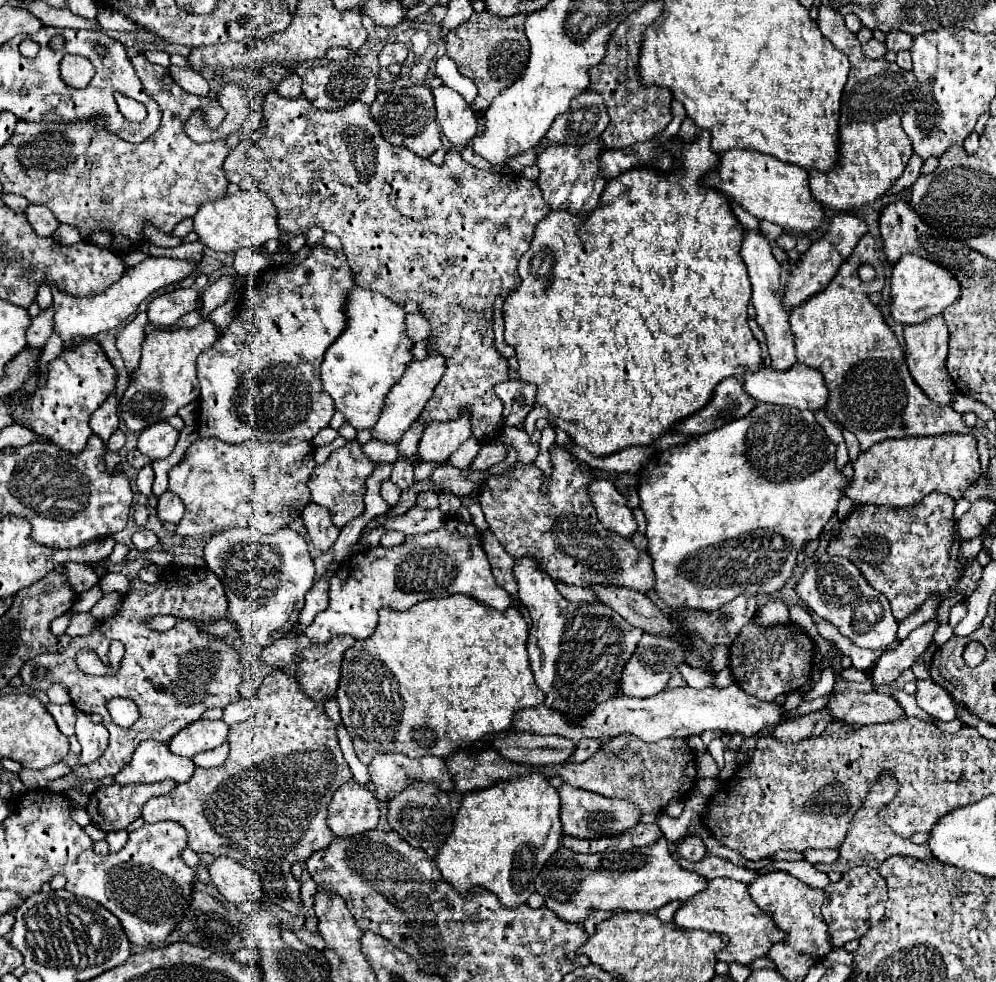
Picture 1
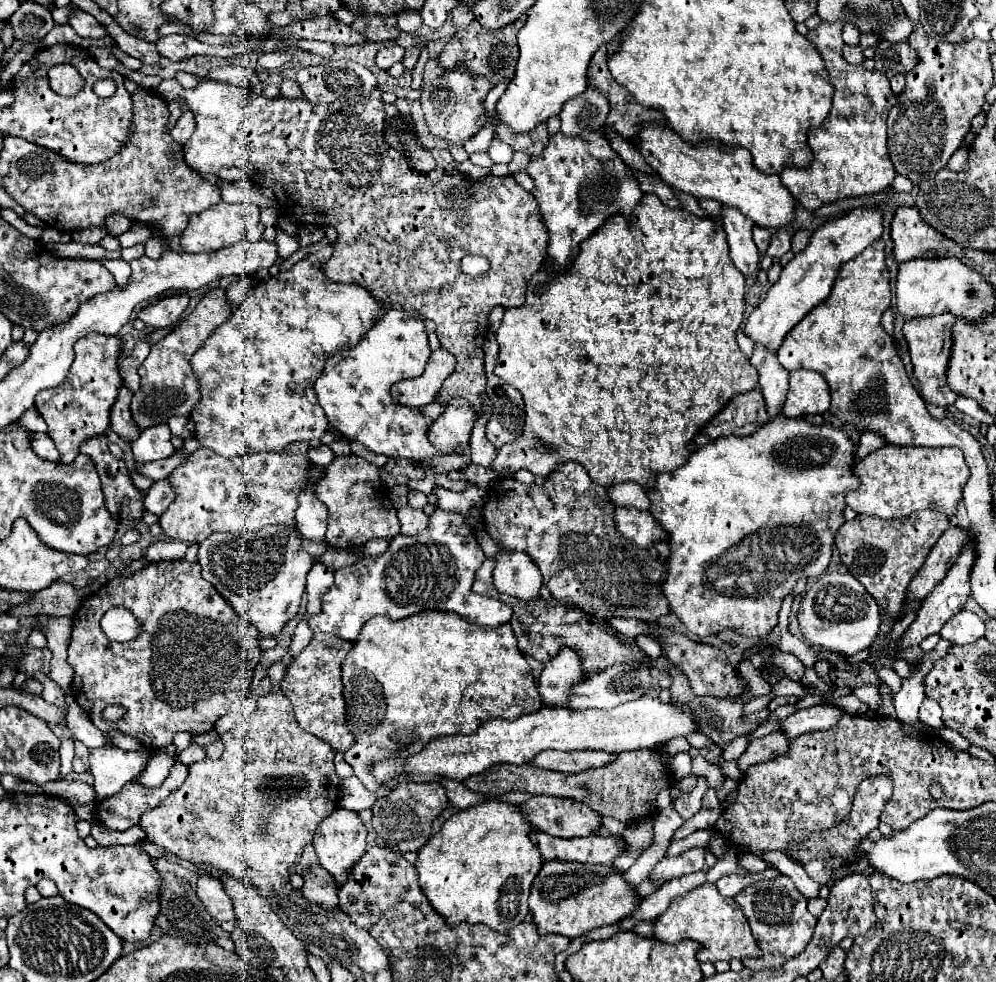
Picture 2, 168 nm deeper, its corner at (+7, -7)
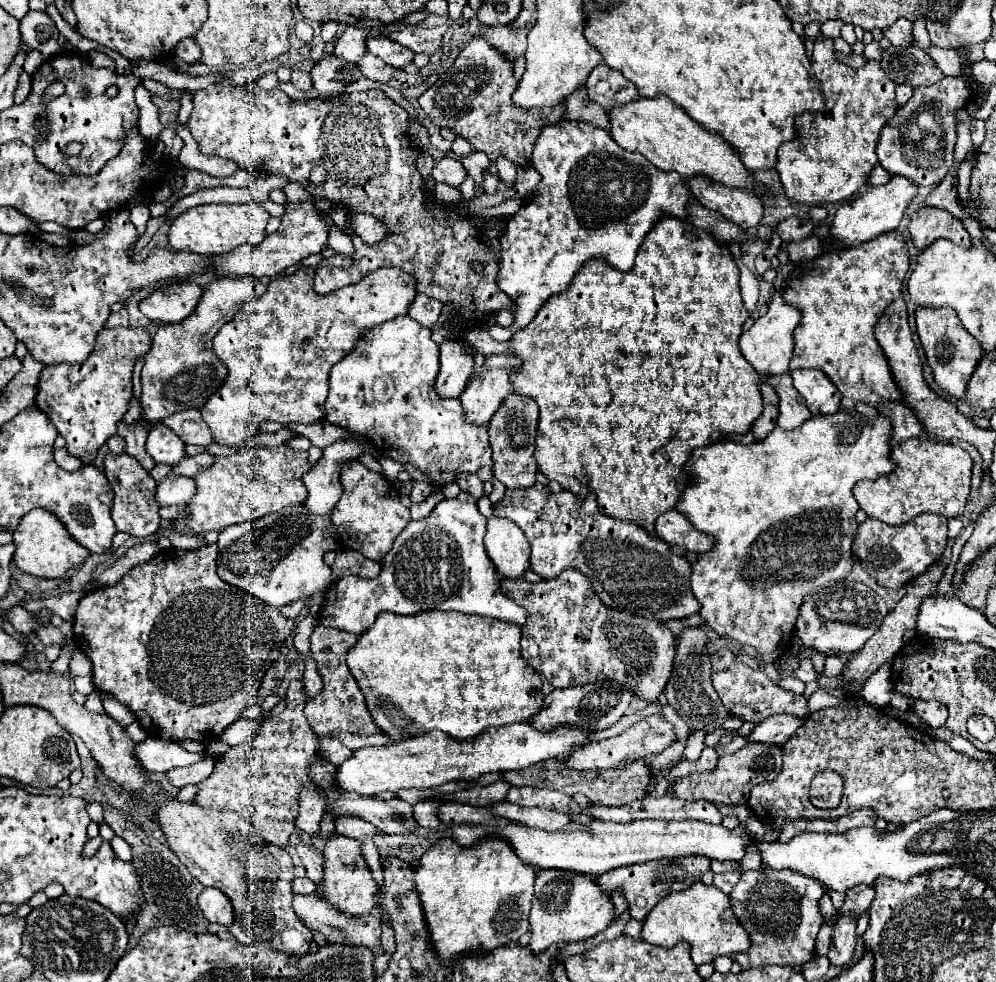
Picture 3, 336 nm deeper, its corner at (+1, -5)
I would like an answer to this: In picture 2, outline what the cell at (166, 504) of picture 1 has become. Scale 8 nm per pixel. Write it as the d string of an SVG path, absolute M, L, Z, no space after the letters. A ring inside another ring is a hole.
M162 479L150 487L150 491L146 493L144 505L150 513L162 515L168 509L168 505L174 501L174 497L176 497L176 491L174 491L172 483L168 479Z

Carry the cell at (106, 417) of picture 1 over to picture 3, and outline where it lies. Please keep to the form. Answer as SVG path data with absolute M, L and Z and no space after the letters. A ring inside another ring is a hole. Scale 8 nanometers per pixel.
M108 453L104 457L104 471L106 477L114 489L114 503L112 503L112 519L116 523L118 531L124 531L134 537L148 537L158 531L160 527L160 515L158 515L158 503L154 499L156 483L148 475L148 471L130 455L114 455Z

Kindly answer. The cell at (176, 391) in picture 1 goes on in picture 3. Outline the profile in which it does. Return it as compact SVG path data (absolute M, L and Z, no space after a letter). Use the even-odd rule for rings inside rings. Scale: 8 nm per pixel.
M222 277L212 281L196 307L196 311L176 325L162 325L152 349L146 353L142 367L142 417L148 423L160 423L172 413L186 409L202 409L212 393L220 389L226 379L226 367L212 353L212 339L228 319L232 319L244 303L258 299L264 293L264 283L252 277Z

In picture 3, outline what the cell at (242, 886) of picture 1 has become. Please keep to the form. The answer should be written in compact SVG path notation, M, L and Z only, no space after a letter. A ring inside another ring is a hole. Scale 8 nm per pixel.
M204 889L198 895L198 905L204 911L206 919L210 923L222 923L222 925L232 925L234 921L234 911L230 899L216 889Z

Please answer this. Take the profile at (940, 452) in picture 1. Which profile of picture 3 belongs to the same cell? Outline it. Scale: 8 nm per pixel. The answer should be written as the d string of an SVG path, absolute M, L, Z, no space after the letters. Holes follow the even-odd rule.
M916 437L898 443L892 449L890 459L894 471L888 473L886 479L876 479L874 483L862 481L854 487L854 497L868 517L880 519L888 525L908 523L926 511L948 519L962 517L972 479L972 459L964 449L928 437Z

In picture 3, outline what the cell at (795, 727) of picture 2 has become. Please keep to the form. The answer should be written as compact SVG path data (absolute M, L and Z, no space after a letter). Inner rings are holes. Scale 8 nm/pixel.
M772 715L764 719L758 727L754 727L748 739L756 743L784 745L802 725L804 725L804 719L796 719L794 715Z

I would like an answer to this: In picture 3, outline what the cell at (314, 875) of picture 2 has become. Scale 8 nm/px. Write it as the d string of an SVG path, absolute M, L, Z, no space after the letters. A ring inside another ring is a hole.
M304 841L296 843L296 851L298 851L300 861L302 861L304 869L306 869L306 877L312 879L320 887L320 879L324 875L324 857L322 857L322 851L316 849L312 843L304 843Z

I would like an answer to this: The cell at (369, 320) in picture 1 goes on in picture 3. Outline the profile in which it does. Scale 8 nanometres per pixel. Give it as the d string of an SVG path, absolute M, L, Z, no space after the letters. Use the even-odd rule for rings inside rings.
M408 315L394 317L370 329L350 355L338 361L328 379L326 421L346 427L358 435L368 437L384 455L398 463L412 463L428 473L436 485L456 481L464 471L476 473L478 467L492 467L492 449L488 443L486 427L476 427L464 421L464 411L458 399L442 399L434 393L434 379L438 375L438 345L432 341L432 331Z

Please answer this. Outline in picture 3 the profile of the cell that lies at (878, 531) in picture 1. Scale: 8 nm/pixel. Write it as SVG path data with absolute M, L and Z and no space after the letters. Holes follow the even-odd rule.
M922 513L904 525L888 525L878 519L866 519L858 525L852 551L860 565L878 585L886 589L902 589L908 581L922 575L928 565L940 559L948 545L948 519L932 513Z

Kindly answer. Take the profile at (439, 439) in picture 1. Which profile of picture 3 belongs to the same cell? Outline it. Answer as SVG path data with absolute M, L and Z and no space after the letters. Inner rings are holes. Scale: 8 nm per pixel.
M490 355L482 367L480 377L476 377L460 397L464 407L464 419L476 425L488 425L506 395L512 393L508 379L510 369L520 361L514 355Z

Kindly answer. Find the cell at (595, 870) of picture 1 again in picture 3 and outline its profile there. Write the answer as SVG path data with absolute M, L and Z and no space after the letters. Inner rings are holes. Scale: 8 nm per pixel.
M560 869L538 871L530 911L532 939L528 943L528 949L532 953L542 953L552 945L566 945L580 939L588 939L604 931L612 921L614 921L612 897L596 883L594 875Z

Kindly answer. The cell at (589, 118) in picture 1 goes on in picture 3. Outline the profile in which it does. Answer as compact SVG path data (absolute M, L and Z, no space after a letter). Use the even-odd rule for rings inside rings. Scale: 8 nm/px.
M600 63L590 73L586 91L588 91L588 99L602 105L606 111L640 99L636 85L626 81L620 71L610 69L606 63Z

